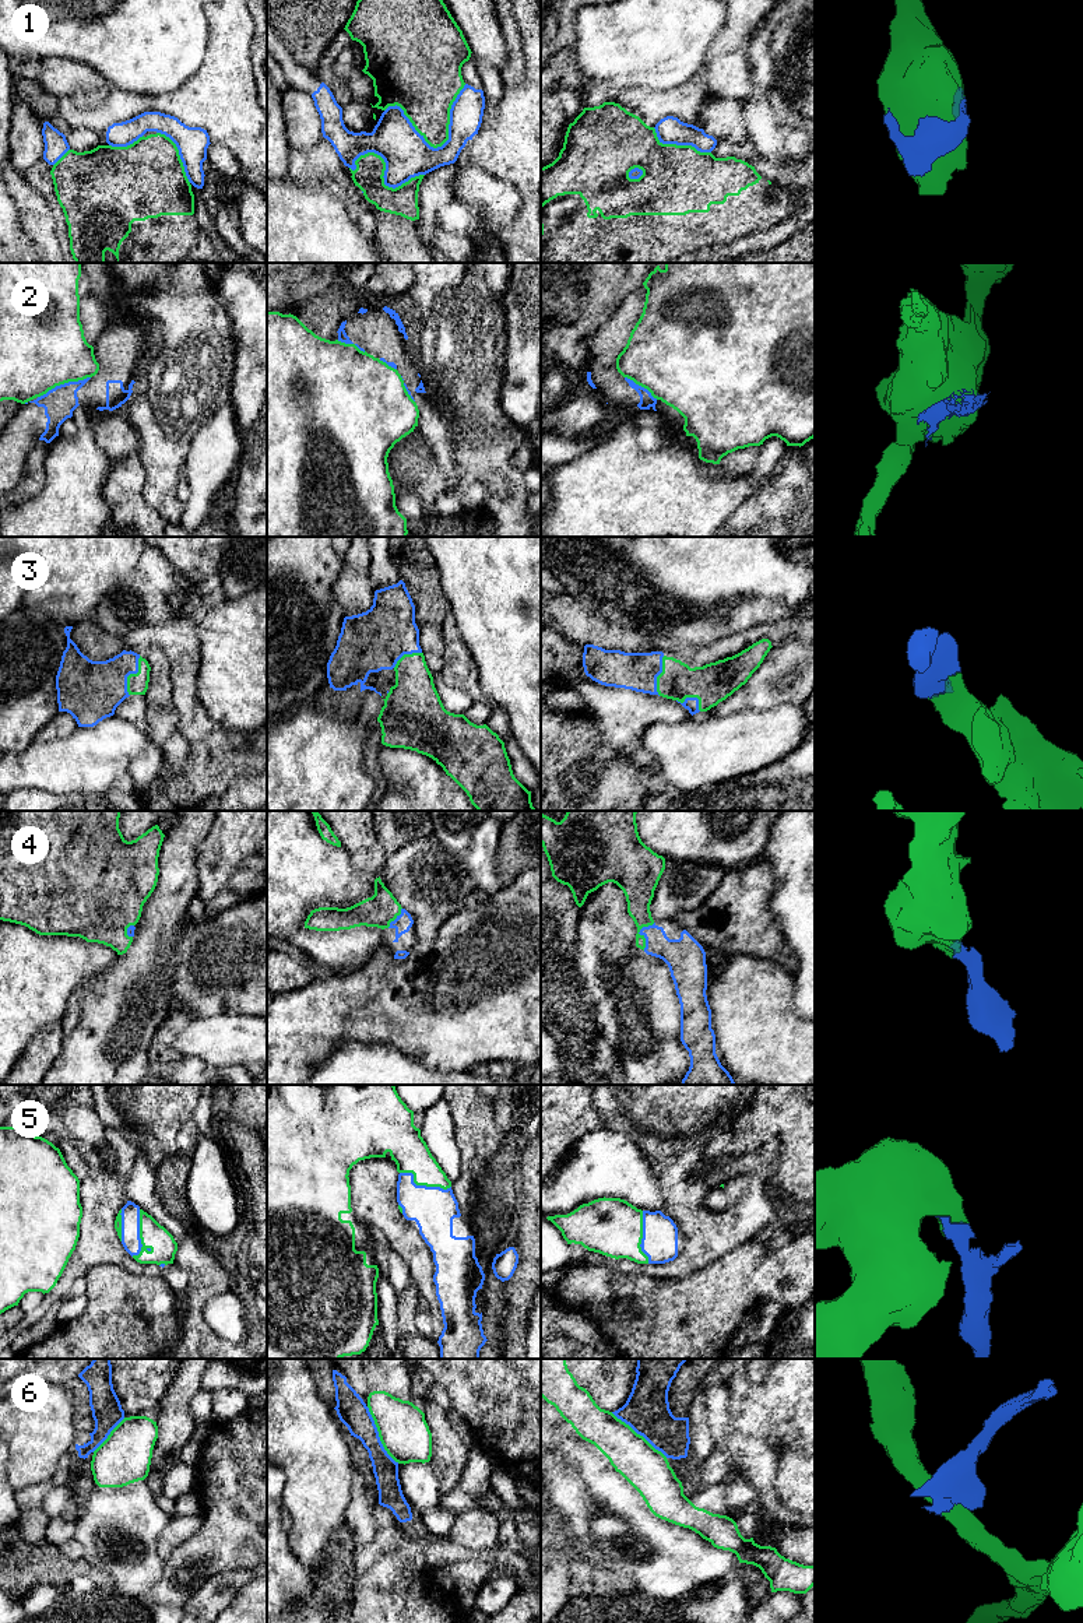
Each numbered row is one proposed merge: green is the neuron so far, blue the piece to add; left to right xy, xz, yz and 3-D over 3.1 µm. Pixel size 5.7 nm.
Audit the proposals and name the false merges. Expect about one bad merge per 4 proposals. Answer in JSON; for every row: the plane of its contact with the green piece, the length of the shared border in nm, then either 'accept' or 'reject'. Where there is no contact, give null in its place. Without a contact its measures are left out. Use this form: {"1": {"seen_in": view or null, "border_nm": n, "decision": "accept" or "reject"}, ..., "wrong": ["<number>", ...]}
{"1": {"seen_in": "xz", "border_nm": 500, "decision": "reject"}, "2": {"seen_in": "xy", "border_nm": 320, "decision": "reject"}, "3": {"seen_in": "xy", "border_nm": 240, "decision": "accept"}, "4": {"seen_in": "yz", "border_nm": 170, "decision": "accept"}, "5": {"seen_in": "xz", "border_nm": 300, "decision": "accept"}, "6": {"seen_in": "xz", "border_nm": 380, "decision": "reject"}, "wrong": ["1", "2", "6"]}

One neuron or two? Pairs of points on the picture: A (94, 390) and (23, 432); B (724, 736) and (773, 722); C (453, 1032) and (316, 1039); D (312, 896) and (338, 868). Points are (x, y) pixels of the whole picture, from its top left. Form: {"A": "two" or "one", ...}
{"A": "one", "B": "one", "C": "one", "D": "one"}

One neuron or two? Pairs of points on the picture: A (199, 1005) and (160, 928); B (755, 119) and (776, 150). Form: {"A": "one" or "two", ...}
{"A": "two", "B": "one"}

